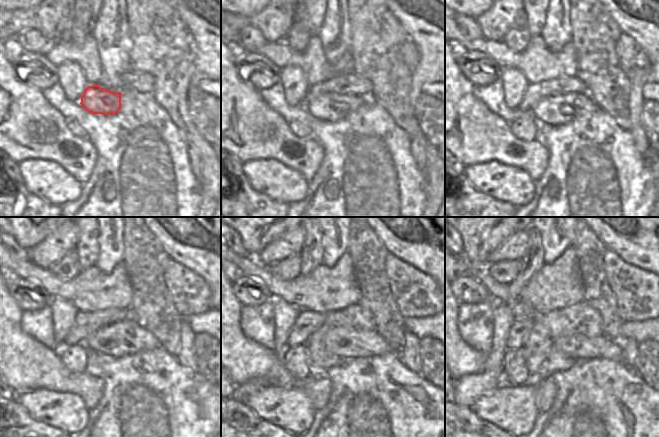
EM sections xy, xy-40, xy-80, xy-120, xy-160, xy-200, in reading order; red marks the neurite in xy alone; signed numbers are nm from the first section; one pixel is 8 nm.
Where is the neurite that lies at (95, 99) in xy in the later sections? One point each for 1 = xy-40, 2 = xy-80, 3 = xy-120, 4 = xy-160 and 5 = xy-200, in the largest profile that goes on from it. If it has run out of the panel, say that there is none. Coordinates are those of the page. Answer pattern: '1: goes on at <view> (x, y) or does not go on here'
1: goes on at xy-40 (331, 107)
2: goes on at xy-80 (557, 110)
3: goes on at xy-120 (126, 337)
4: goes on at xy-160 (348, 343)
5: goes on at xy-200 (579, 347)

